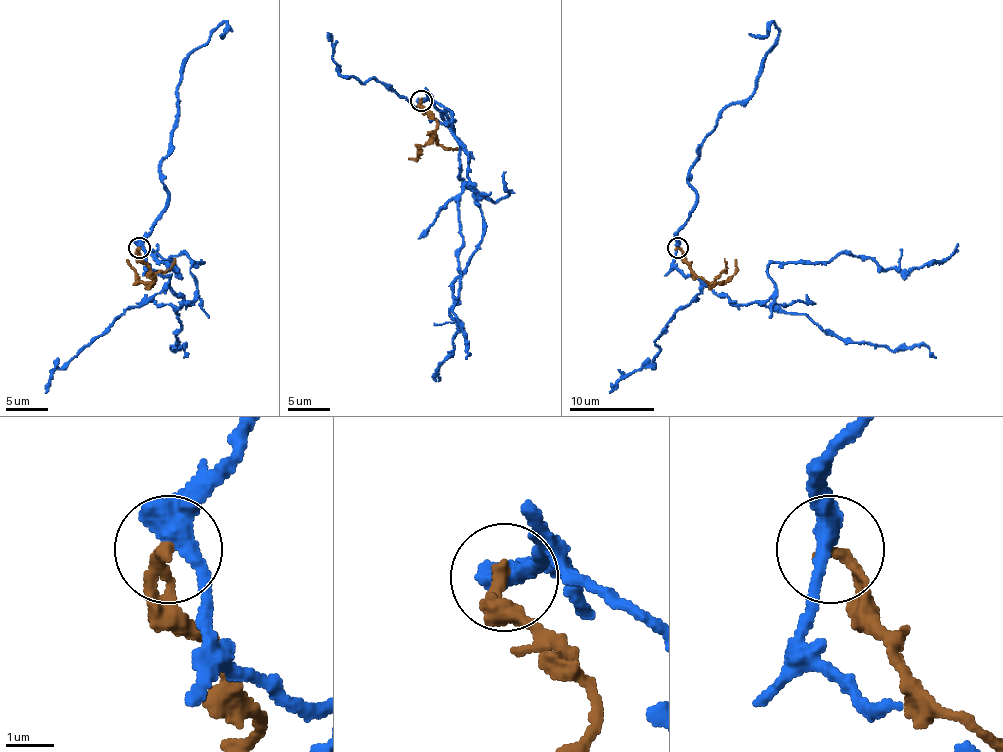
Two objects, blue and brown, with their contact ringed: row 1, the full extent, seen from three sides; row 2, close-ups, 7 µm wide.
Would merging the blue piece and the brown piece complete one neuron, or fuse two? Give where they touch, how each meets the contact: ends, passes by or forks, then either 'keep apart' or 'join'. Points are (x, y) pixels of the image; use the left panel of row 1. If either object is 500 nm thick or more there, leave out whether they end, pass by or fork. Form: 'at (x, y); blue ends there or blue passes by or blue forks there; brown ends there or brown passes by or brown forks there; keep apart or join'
at (139, 248); blue passes by; brown ends there; keep apart

